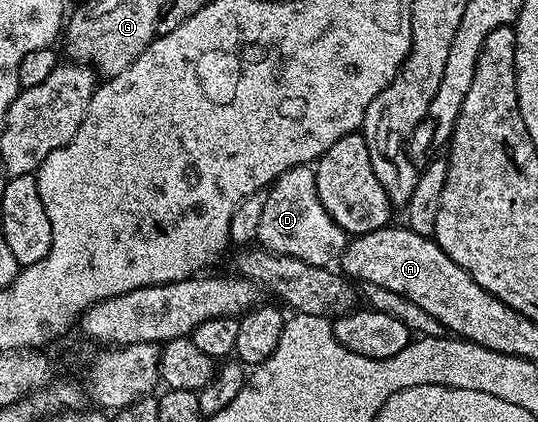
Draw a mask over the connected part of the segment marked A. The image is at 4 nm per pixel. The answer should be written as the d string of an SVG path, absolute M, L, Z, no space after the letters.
M390 224L375 232L358 234L346 245L339 259L340 273L350 280L361 284L379 284L379 288L387 288L390 292L399 292L399 296L407 296L407 300L415 300L423 312L435 316L439 324L443 324L450 335L483 345L485 342L485 296L487 291L479 288L475 280L433 238L424 238L404 225Z

